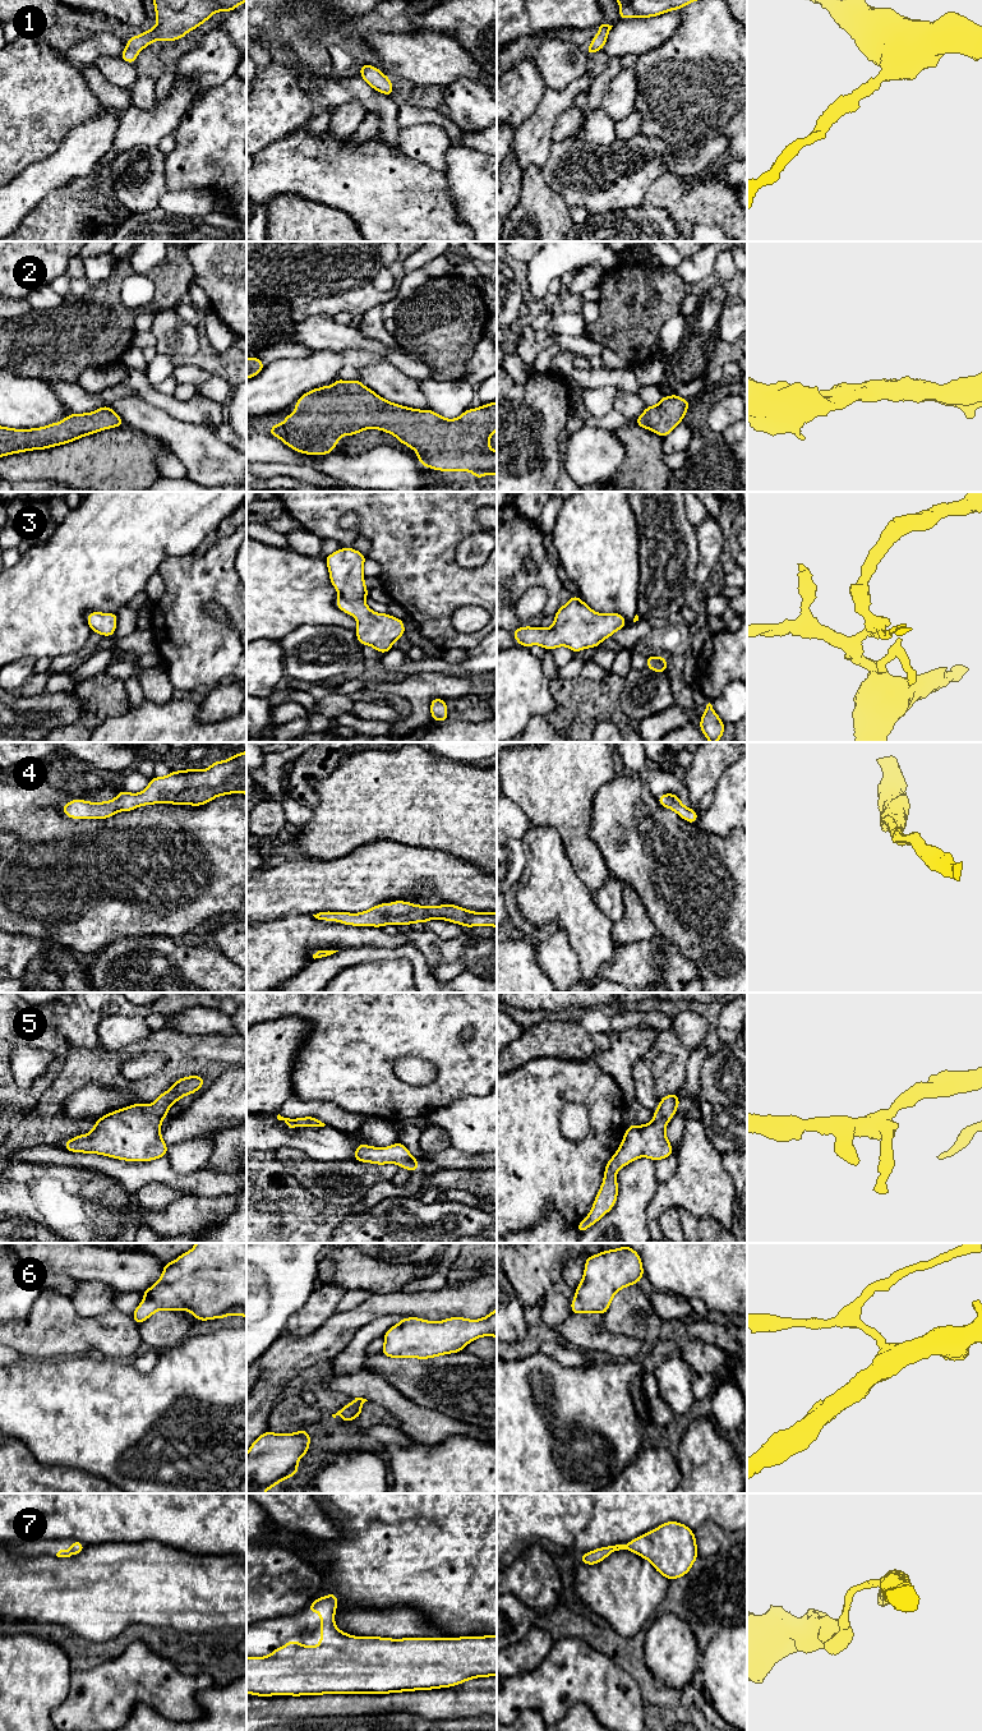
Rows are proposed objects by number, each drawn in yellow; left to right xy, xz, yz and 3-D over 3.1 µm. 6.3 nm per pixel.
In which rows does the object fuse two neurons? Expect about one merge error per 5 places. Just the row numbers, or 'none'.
none

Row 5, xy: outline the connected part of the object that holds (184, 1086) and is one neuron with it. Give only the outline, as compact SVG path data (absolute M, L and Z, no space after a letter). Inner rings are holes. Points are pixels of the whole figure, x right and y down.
M202 1076L181 1077L153 1104L133 1104L111 1111L97 1119L88 1134L68 1140L63 1148L125 1161L152 1161L163 1157L169 1146L161 1137L162 1119L169 1117L172 1104L197 1092L203 1085Z

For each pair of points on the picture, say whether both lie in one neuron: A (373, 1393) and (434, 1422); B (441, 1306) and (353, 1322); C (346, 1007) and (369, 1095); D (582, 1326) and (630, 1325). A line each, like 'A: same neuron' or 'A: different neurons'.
A: same neuron
B: same neuron
C: same neuron
D: different neurons

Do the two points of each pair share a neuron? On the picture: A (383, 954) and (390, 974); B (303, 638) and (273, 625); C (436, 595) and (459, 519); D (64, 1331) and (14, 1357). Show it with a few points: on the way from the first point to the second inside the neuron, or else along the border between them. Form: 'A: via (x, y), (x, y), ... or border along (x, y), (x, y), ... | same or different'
A: border along (400, 957), (363, 961), (355, 965) | different
B: border along (319, 625), (299, 625), (277, 641) | different
C: via (436, 576), (436, 542), (439, 538) | same
D: border along (13, 1348), (23, 1357) | different

